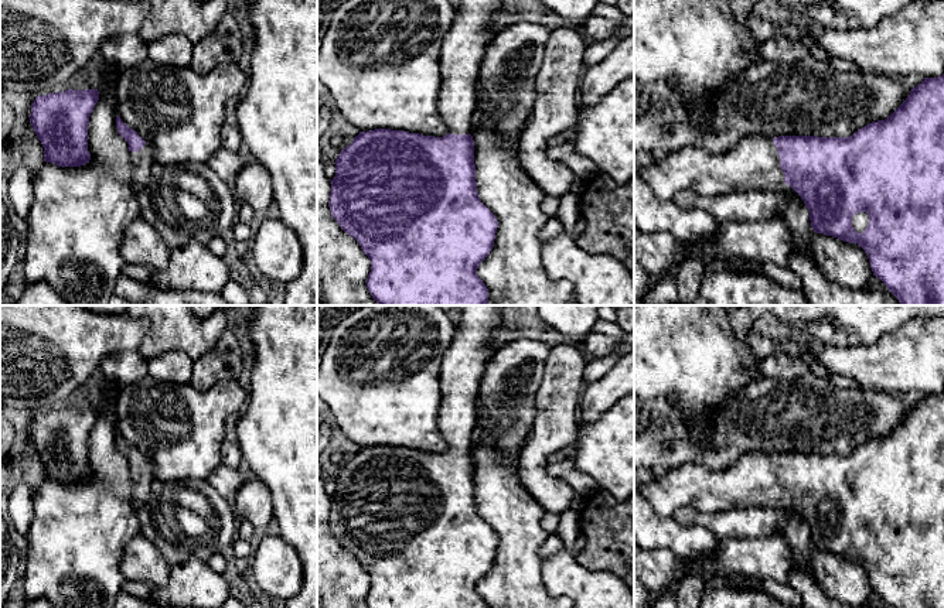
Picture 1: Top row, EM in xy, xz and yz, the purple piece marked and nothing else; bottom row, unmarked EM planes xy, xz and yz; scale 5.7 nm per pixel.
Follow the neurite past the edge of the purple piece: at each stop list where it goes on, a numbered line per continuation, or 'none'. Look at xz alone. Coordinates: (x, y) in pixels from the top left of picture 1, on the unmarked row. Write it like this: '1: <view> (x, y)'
1: xz (477, 334)

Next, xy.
1: xy (142, 478)

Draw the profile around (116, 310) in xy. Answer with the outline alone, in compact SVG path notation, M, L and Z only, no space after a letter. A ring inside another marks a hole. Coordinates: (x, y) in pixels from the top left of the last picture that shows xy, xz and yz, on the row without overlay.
M79 305L86 311L93 311L96 314L113 314L120 315L126 314L127 305Z

